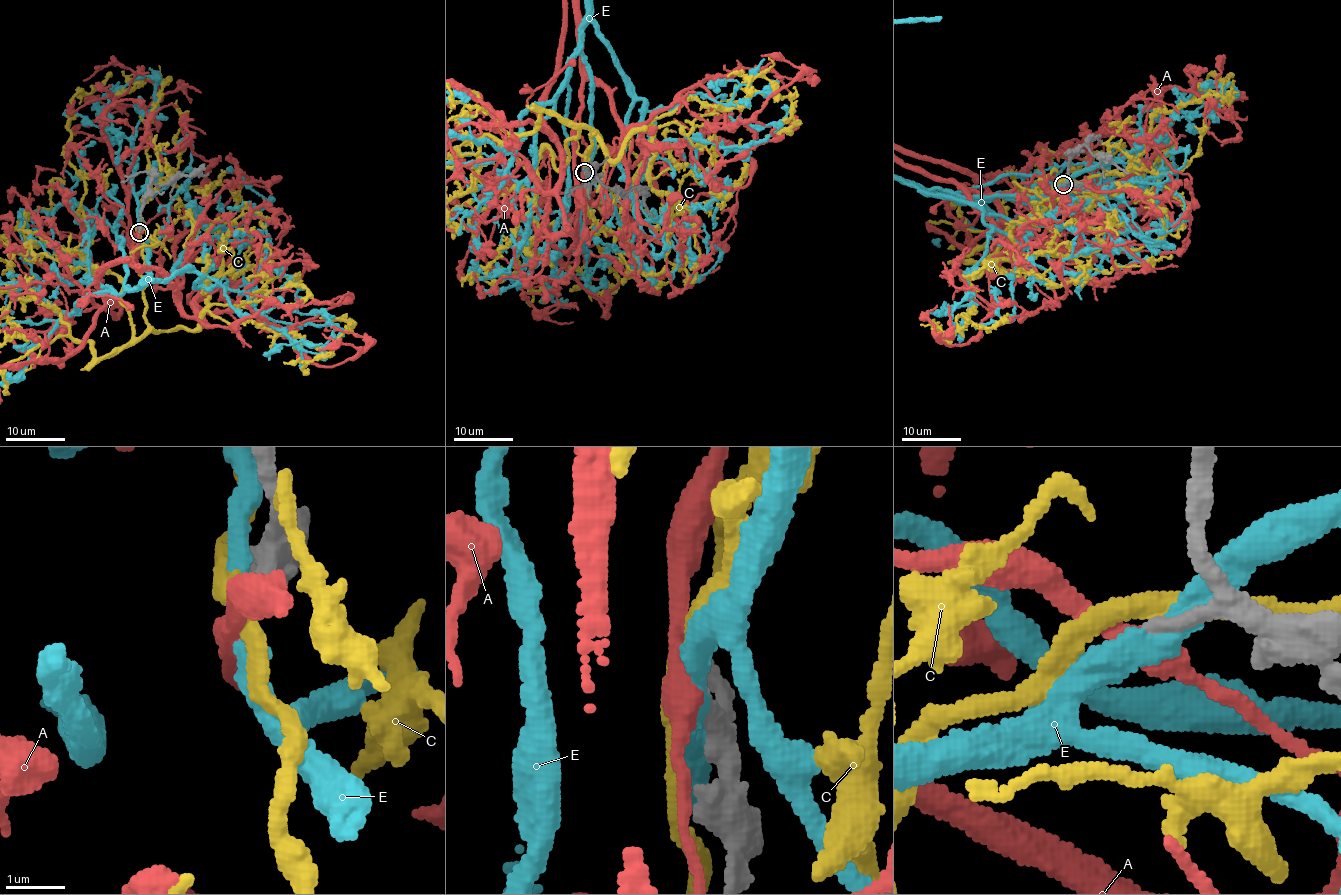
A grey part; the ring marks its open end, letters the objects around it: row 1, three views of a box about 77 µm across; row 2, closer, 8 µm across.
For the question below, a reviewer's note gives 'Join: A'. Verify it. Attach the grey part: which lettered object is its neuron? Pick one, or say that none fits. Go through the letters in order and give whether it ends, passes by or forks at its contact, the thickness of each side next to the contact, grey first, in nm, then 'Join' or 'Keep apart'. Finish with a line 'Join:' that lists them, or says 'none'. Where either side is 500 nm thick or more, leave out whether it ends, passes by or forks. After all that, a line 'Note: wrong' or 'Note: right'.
A: It passes by. Thickness 280 nm (grey) against 400 nm. Join
C: It passes by. Thickness 280 nm (grey) against 360 nm. Keep apart
E: It passes by. Thickness 320 nm (grey) against 400 nm. Keep apart
Join: A
Note: right

